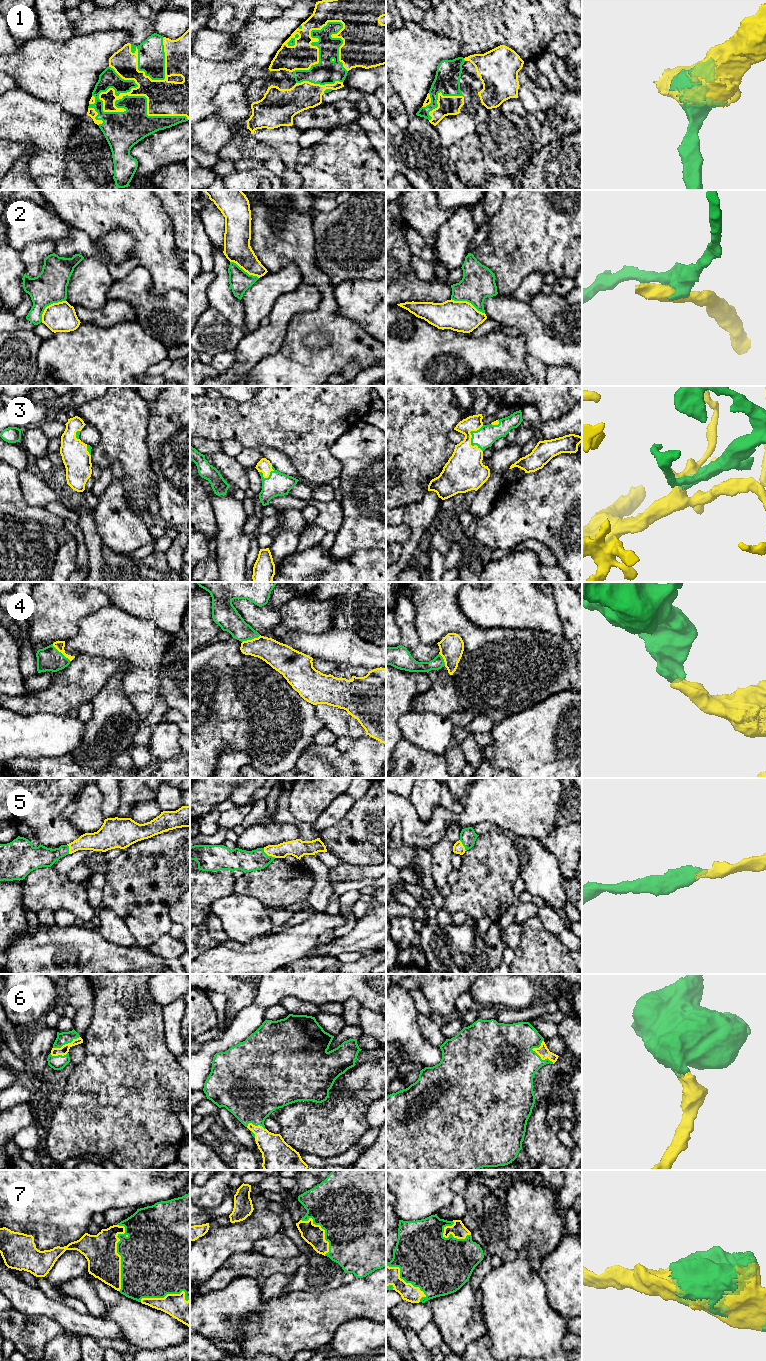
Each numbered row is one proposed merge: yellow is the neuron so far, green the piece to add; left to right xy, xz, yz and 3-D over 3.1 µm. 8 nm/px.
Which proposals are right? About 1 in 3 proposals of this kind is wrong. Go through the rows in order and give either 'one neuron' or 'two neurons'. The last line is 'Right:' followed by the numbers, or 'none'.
1: one neuron
2: two neurons
3: one neuron
4: one neuron
5: one neuron
6: one neuron
7: one neuron
Right: 1, 3, 4, 5, 6, 7

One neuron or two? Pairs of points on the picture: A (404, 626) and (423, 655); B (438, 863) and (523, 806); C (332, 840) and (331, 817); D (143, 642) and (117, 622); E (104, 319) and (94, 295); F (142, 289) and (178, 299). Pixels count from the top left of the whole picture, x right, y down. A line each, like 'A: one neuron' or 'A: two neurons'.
A: one neuron
B: two neurons
C: two neurons
D: one neuron
E: two neurons
F: one neuron

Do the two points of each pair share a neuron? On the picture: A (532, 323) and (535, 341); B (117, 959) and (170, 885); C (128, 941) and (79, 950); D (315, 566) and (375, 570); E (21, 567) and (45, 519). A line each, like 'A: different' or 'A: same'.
A: same
B: different
C: different
D: same
E: different

